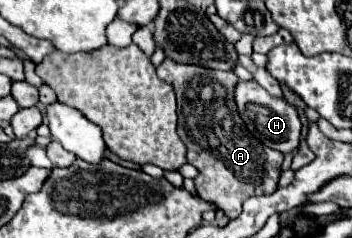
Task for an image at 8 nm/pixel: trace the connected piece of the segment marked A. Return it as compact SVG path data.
M170 59L158 67L158 77L168 81L178 99L178 135L184 141L188 163L198 169L194 179L202 199L214 201L230 219L242 211L242 201L252 195L276 191L282 153L262 145L250 135L234 103L234 85L238 77L230 71L214 71L194 65L180 65Z

